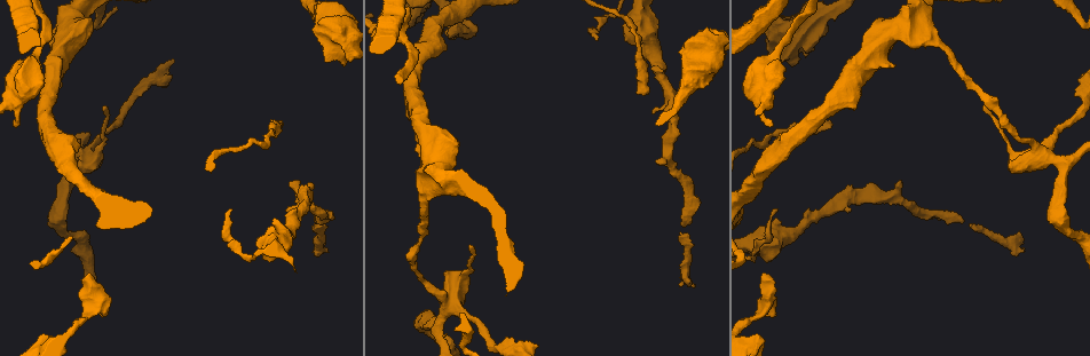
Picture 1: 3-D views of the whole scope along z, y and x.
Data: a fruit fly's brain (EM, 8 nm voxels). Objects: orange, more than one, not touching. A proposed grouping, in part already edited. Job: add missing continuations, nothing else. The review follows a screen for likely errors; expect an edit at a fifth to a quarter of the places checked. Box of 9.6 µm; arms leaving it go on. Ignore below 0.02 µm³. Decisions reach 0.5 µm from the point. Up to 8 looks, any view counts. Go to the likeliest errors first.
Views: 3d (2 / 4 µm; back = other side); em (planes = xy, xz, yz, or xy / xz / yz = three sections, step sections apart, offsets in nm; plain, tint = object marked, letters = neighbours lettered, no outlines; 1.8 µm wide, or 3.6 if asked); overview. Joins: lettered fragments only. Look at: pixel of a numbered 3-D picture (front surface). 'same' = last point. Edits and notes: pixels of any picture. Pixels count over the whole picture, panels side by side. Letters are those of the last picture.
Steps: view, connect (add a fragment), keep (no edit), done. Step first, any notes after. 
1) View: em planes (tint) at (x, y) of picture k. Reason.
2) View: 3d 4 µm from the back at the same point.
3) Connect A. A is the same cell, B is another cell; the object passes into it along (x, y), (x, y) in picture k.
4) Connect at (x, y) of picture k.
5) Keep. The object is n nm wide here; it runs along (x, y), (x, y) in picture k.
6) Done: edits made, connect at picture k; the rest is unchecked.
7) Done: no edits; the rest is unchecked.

View: em xy step 16 (letters) at (680, 223) of picture 1. An open end.

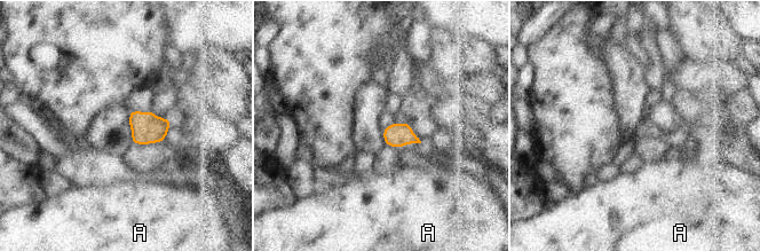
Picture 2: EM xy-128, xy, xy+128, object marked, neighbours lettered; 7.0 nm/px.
View: em yz step 16 (letters) at the same point.

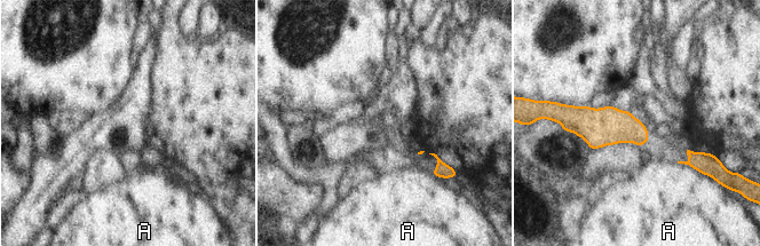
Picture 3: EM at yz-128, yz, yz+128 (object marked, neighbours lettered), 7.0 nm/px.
Keep. The object is 200 nm wide here; A is another cell; a border runs along (677, 163), (689, 165), (703, 174) in picture 3; none of them fits.

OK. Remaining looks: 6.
View: em planes (letters) at (329, 252) of picture 1. Branch stops here.

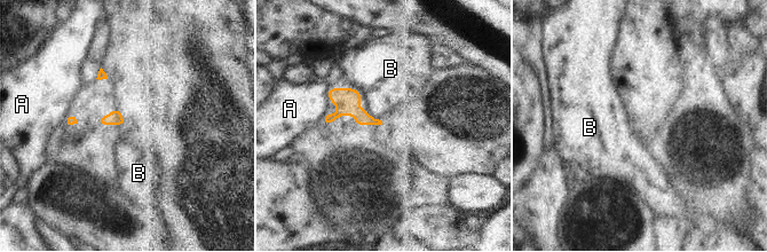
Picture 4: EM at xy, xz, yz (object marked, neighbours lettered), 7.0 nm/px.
Keep. A and B are other cells; a border runs along (368, 110), (371, 116), (382, 121) in picture 4; none of them fits.

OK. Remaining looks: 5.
View: 3d 2 µm at (414, 148) of picture 1. Stops while still wide.

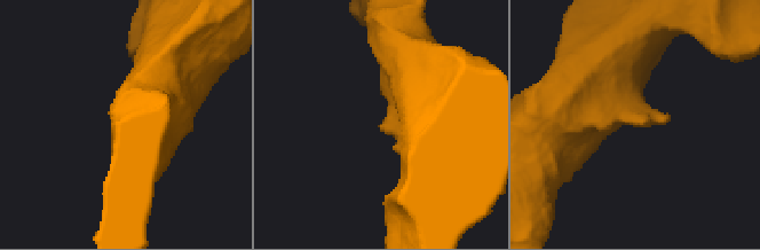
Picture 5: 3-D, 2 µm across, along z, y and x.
View: em planes (letters) at (380, 128) of picture 5.

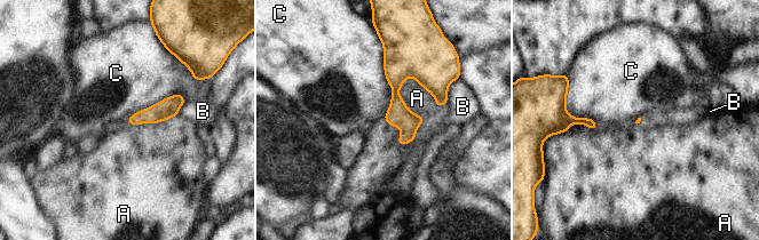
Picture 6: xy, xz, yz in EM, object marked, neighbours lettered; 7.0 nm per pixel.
Keep. A, B and C are other cells; a border runs along (186, 100), (172, 94), (126, 118) in picture 6; none of them fits.

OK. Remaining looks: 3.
Done: no edits; the rest is unchecked.

